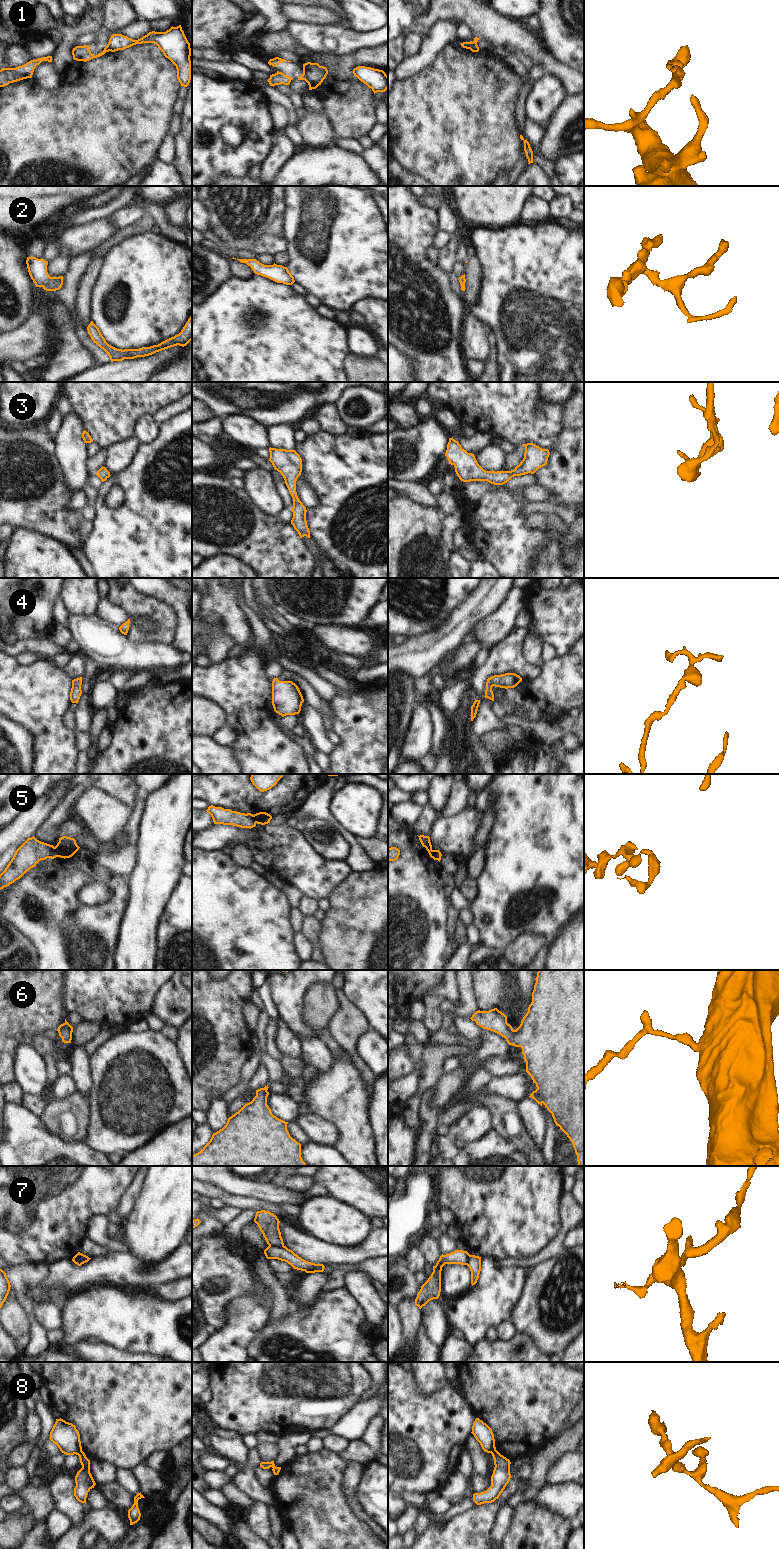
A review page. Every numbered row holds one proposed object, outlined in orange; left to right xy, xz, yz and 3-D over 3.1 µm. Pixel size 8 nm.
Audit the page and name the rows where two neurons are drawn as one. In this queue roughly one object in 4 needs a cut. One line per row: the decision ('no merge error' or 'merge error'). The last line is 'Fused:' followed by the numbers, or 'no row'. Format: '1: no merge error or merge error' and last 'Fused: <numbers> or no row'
1: merge error
2: no merge error
3: no merge error
4: no merge error
5: merge error
6: no merge error
7: merge error
8: merge error
Fused: 1, 5, 7, 8

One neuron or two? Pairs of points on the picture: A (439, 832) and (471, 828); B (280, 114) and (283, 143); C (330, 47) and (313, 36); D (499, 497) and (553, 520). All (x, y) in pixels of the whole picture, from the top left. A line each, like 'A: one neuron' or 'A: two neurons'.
A: one neuron
B: two neurons
C: one neuron
D: two neurons

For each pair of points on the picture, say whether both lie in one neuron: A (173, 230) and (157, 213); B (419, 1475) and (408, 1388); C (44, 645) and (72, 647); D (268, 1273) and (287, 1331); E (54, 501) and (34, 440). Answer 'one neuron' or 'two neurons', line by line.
A: one neuron
B: one neuron
C: two neurons
D: two neurons
E: one neuron

